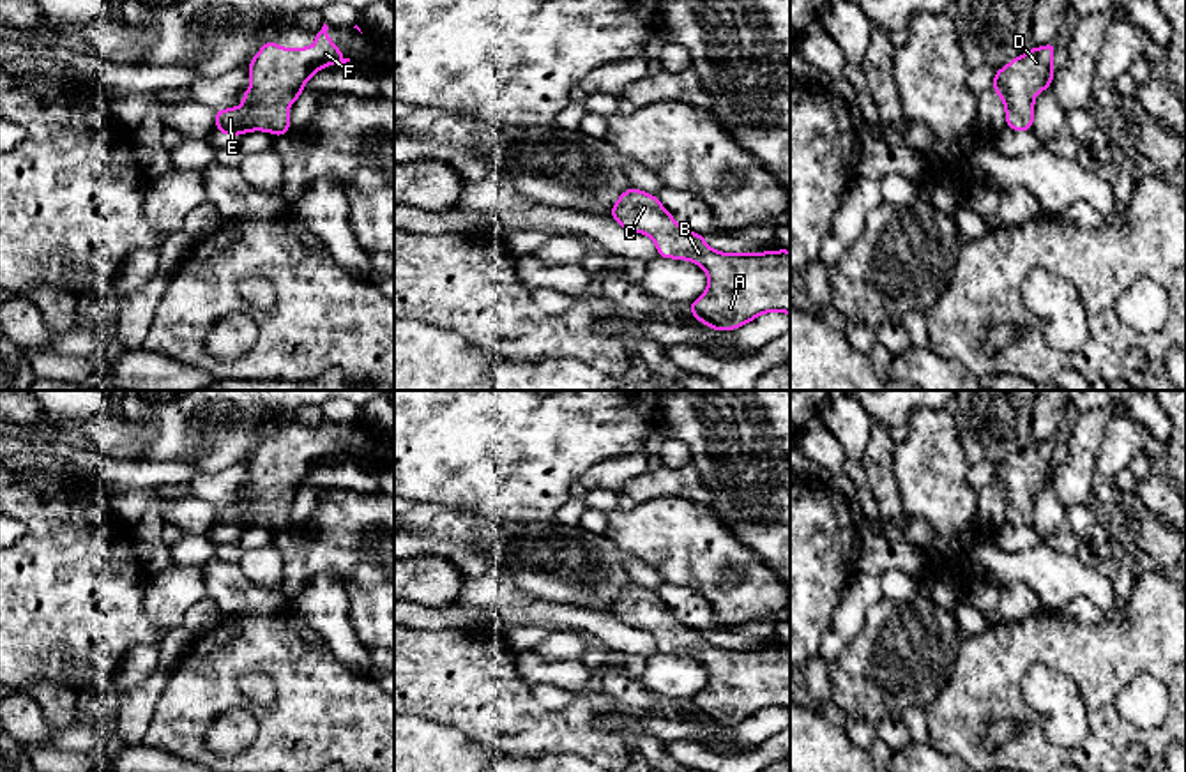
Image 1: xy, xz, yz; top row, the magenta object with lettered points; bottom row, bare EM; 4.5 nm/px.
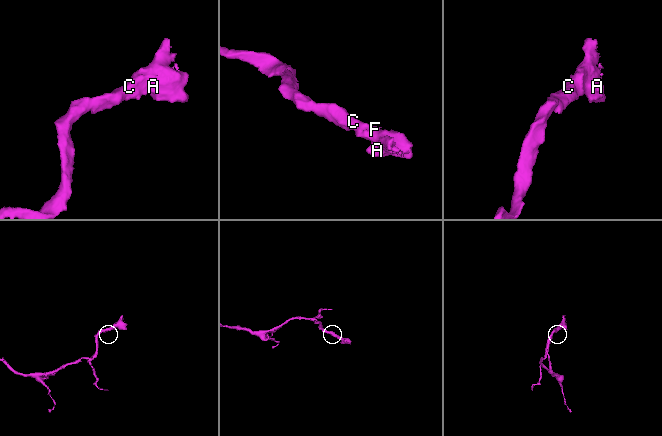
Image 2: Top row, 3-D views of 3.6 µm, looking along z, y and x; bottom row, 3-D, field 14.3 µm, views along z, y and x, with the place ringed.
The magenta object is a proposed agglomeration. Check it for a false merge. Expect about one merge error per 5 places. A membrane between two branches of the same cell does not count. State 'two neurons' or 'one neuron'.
one neuron

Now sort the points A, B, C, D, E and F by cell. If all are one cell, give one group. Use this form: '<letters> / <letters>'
A B C D E F

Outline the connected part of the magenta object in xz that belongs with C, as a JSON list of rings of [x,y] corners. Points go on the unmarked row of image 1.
[[[635,583],[619,592],[612,602],[612,613],[626,625],[652,632],[658,652],[689,655],[707,668],[707,685],[689,701],[693,712],[707,723],[734,726],[769,707],[790,710],[790,647],[781,645],[753,650],[714,647],[700,629],[679,624],[673,611],[654,590]]]

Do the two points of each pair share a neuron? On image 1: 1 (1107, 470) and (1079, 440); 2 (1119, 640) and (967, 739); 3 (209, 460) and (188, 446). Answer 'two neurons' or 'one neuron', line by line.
1: two neurons
2: one neuron
3: one neuron

